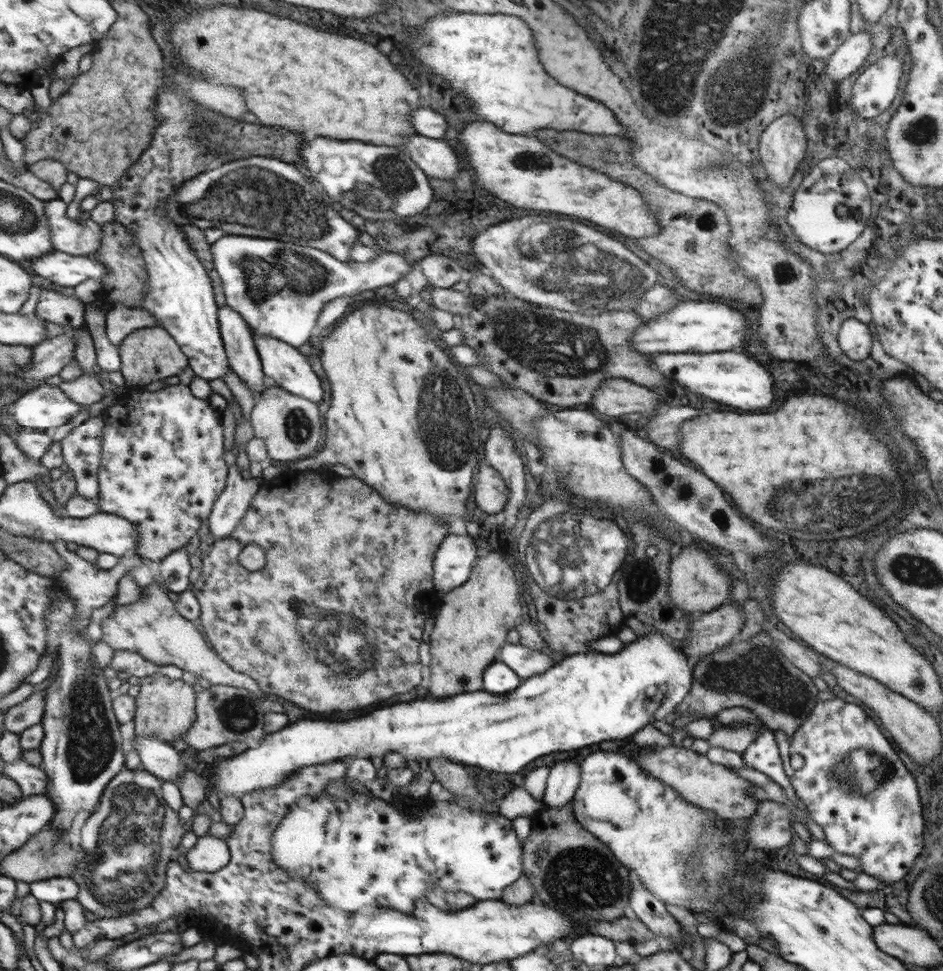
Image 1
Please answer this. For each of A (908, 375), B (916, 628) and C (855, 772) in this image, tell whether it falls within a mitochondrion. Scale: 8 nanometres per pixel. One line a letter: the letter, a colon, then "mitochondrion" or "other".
A: other
B: other
C: mitochondrion

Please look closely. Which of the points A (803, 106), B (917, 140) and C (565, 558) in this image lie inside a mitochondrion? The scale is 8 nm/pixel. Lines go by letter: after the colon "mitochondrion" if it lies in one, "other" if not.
A: other
B: mitochondrion
C: mitochondrion

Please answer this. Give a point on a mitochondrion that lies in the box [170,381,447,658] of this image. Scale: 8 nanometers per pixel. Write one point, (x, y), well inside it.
(298, 428)

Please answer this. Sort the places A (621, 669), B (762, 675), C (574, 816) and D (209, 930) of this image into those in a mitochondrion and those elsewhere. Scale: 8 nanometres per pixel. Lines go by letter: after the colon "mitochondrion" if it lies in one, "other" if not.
A: other
B: mitochondrion
C: other
D: other

